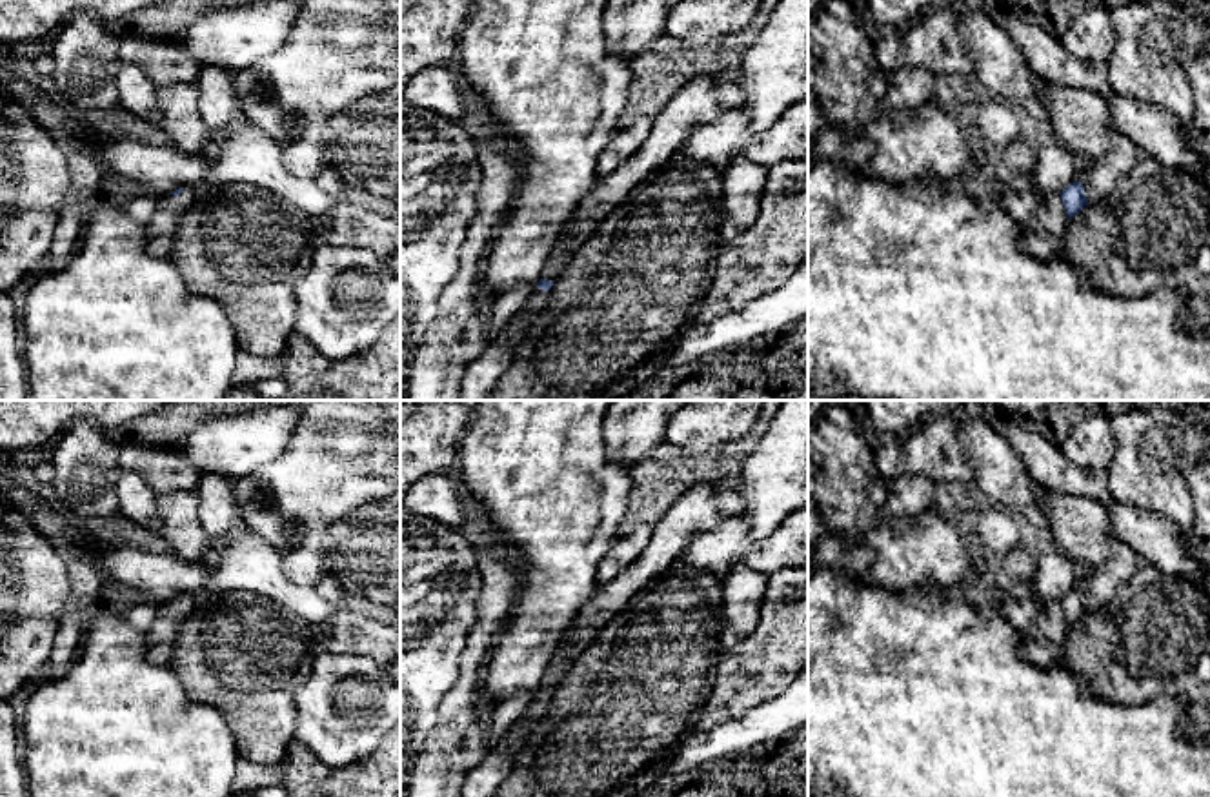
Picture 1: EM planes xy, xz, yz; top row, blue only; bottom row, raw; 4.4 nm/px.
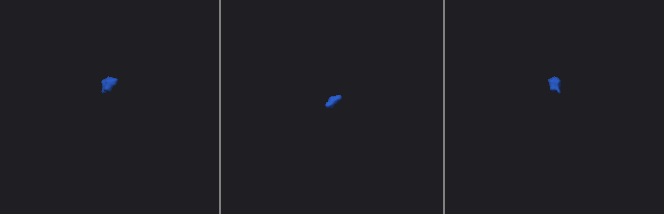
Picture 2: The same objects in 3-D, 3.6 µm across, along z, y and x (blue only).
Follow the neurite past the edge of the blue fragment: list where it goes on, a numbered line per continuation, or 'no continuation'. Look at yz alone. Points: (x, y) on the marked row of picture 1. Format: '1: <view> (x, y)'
1: yz (1043, 235)

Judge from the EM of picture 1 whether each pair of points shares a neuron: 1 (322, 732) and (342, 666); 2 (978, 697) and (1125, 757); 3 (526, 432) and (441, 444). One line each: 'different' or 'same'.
1: same
2: same
3: different

